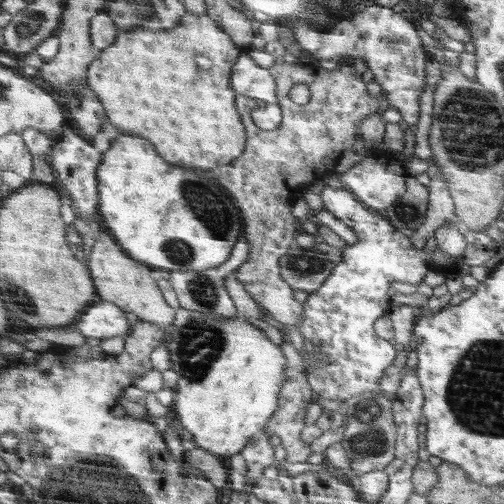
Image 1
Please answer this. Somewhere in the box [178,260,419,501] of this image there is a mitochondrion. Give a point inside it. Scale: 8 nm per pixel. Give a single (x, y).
(369, 435)

